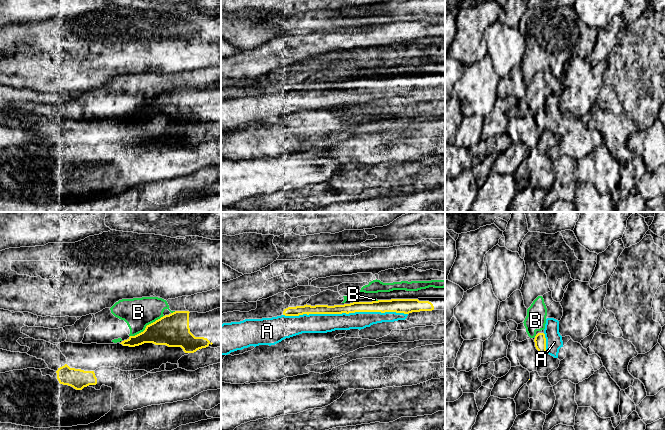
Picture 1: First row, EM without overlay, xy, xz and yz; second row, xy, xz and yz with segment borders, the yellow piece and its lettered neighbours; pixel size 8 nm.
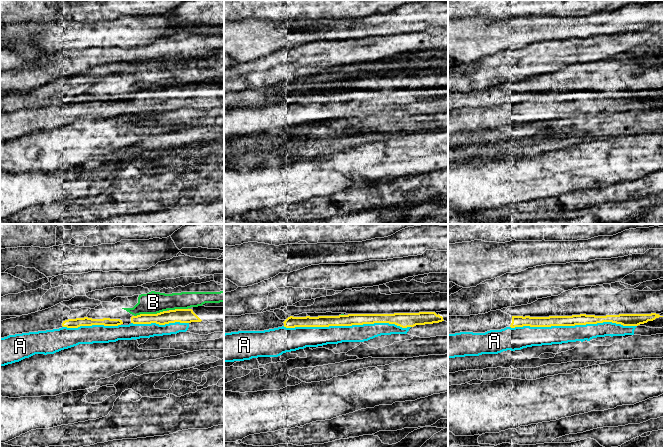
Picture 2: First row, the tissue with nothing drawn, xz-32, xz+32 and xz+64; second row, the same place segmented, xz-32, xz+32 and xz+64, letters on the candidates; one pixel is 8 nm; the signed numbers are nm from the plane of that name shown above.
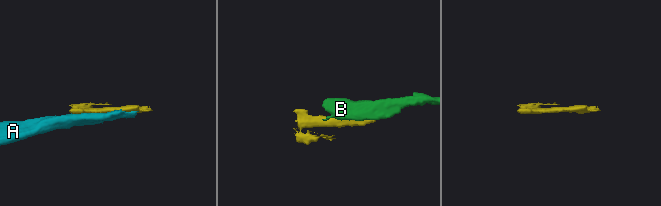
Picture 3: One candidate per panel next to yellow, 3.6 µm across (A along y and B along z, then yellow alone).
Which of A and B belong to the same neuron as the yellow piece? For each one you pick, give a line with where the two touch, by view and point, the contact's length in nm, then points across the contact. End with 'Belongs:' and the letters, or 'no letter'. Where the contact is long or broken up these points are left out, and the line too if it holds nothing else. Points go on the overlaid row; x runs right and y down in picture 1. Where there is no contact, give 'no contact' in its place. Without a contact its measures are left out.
A: xz (345, 312) | 1000 nm
Belongs: A

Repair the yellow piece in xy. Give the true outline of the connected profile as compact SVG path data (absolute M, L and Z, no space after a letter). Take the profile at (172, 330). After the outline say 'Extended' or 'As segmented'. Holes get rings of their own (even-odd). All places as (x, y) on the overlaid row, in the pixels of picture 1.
M221 308L206 313L175 311L120 344L135 347L144 343L181 347L185 353L221 347Z. Extended

